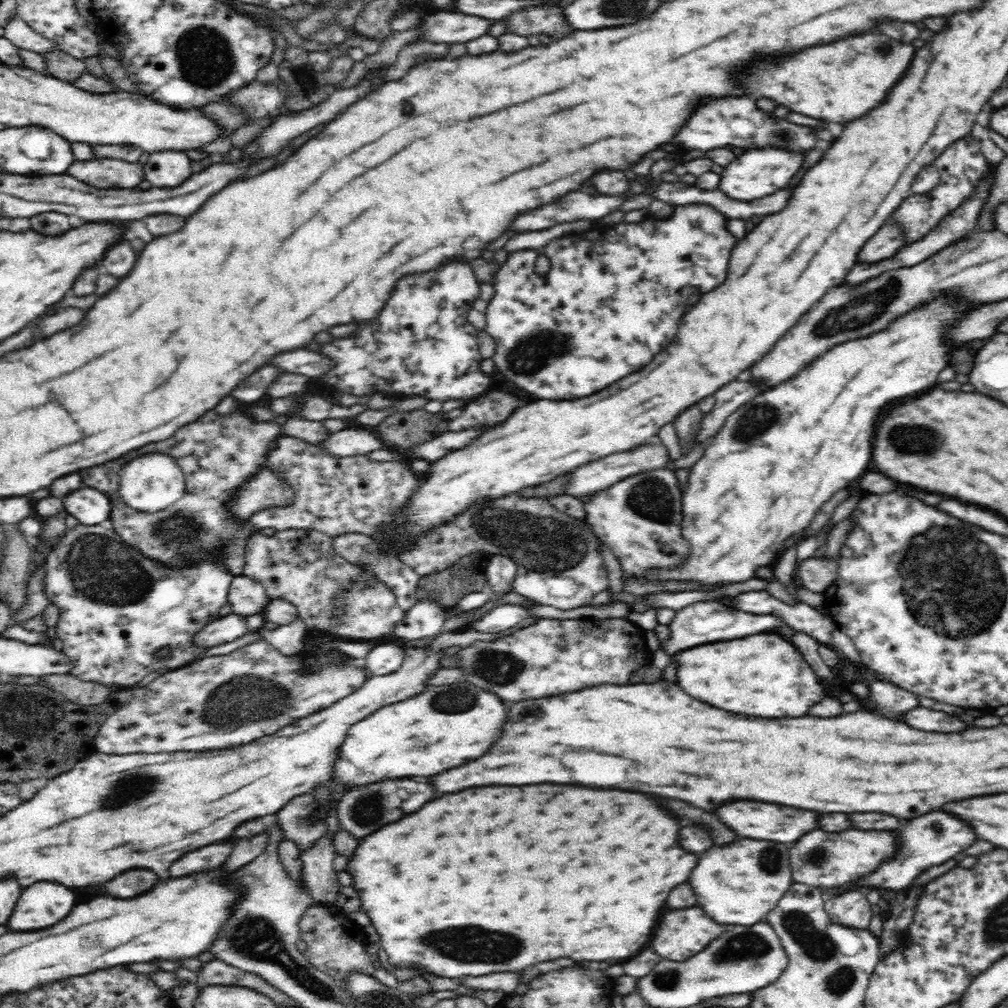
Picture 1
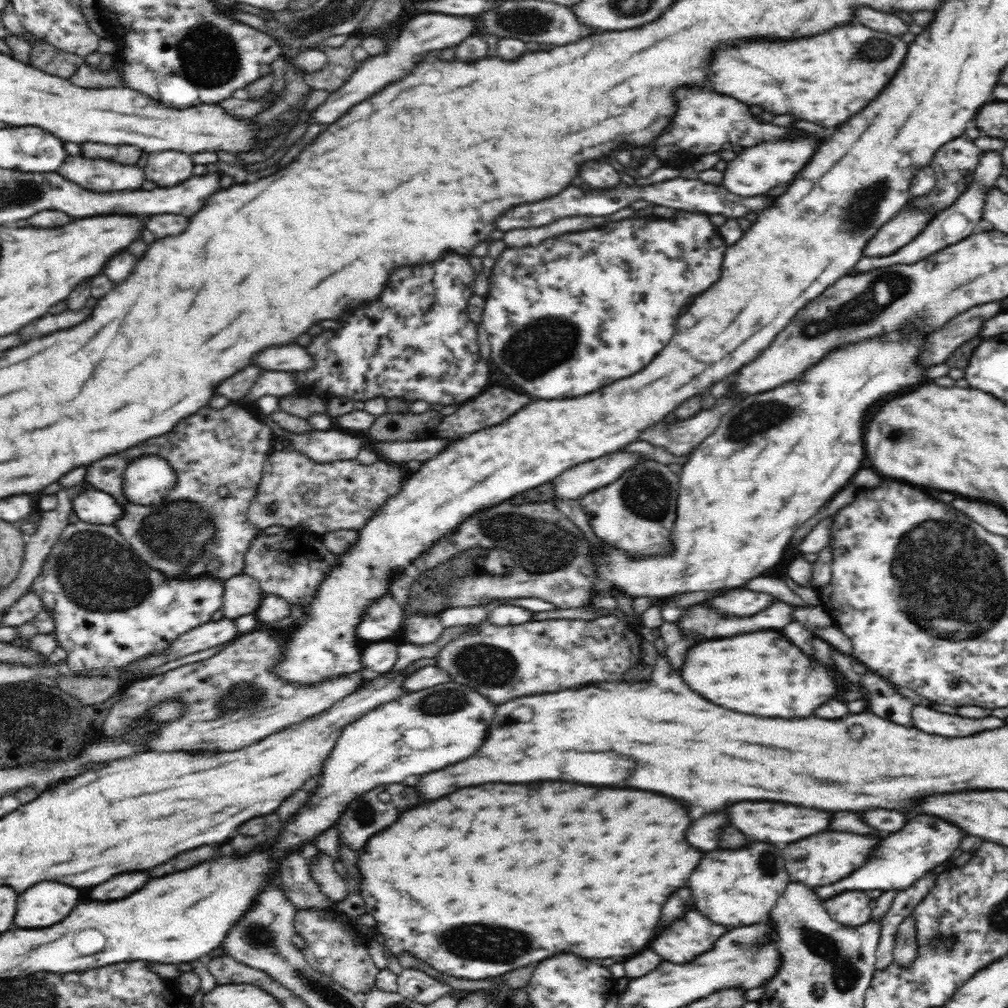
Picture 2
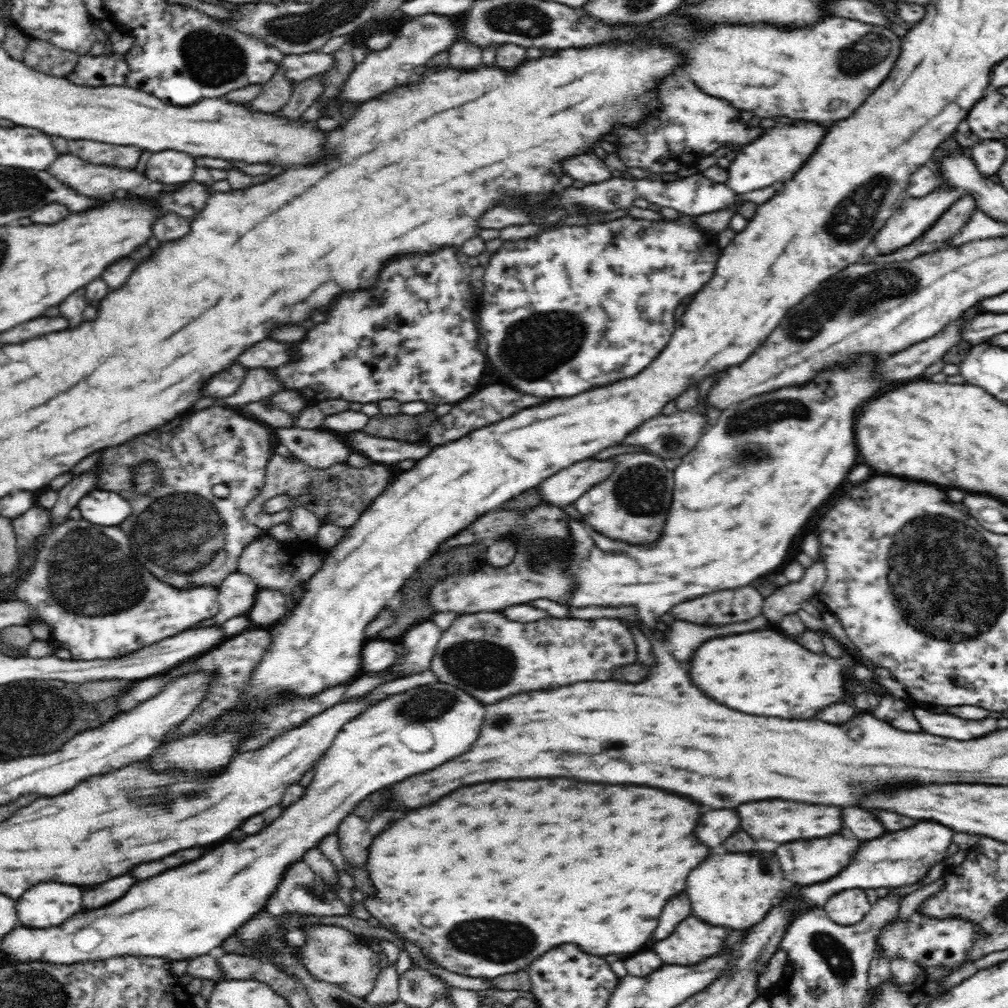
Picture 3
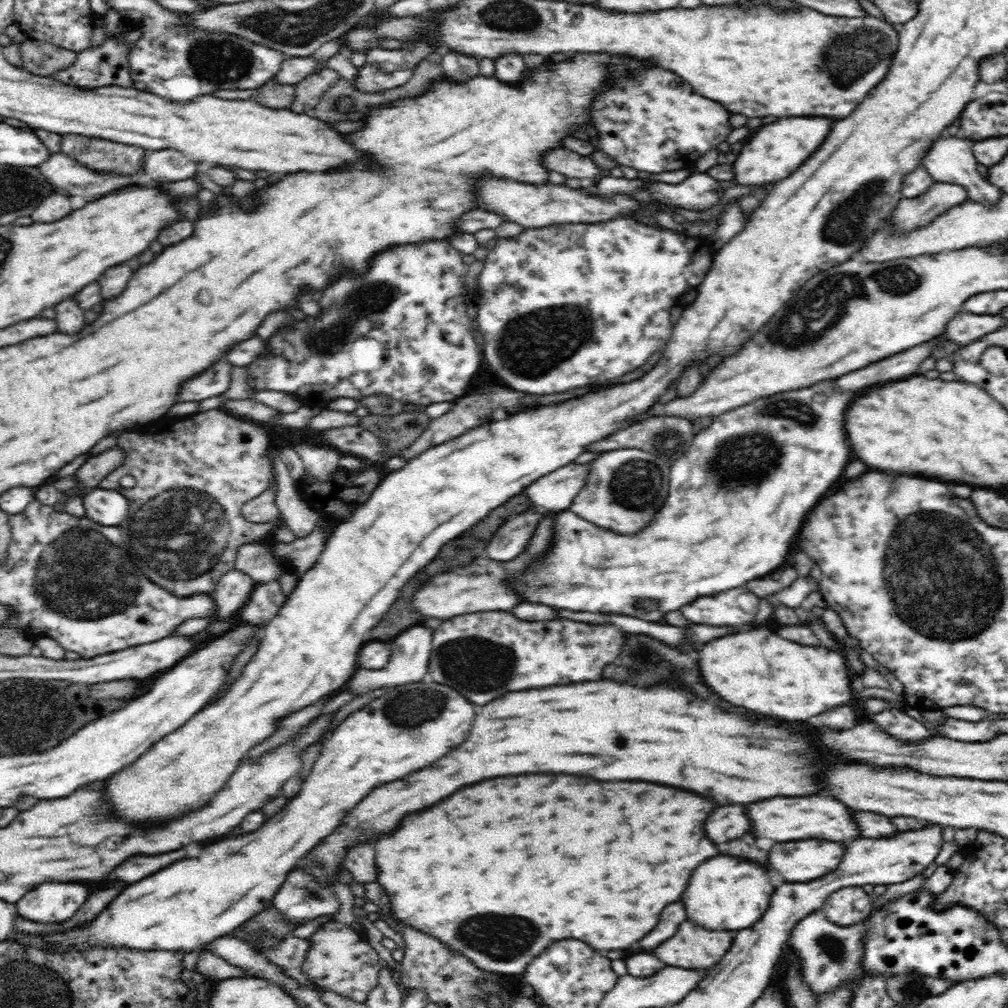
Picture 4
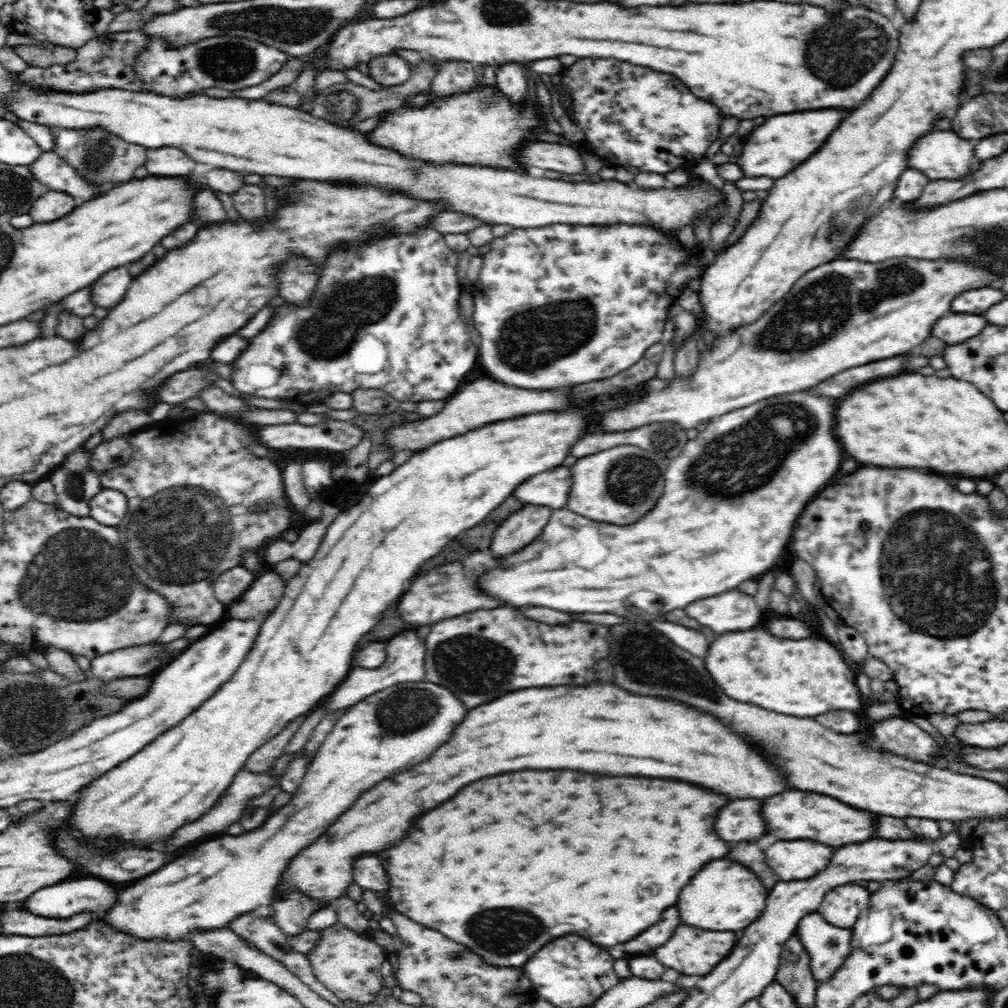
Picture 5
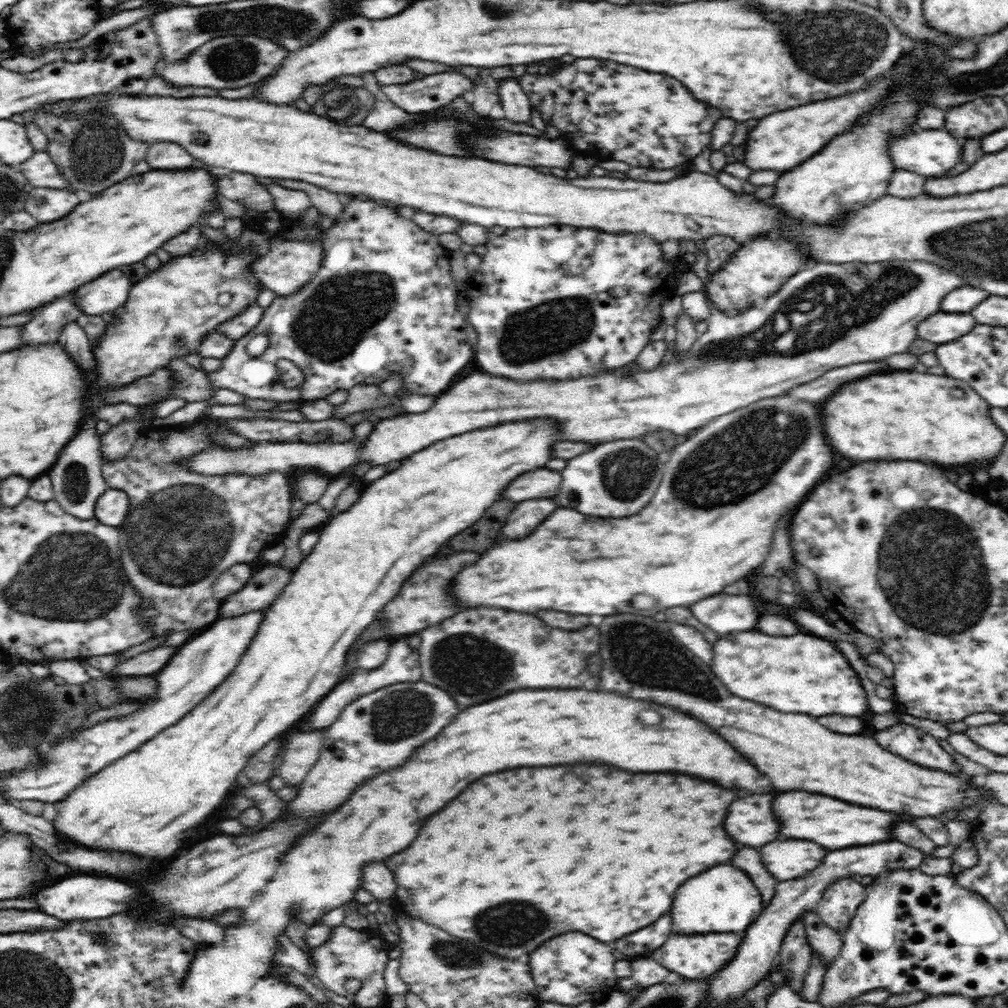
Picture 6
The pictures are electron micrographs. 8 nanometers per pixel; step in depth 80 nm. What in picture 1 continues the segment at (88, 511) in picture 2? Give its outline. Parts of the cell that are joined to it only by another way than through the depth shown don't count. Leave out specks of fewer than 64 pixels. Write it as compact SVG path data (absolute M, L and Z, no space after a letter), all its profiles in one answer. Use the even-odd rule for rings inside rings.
M80 488L62 498L66 514L77 518L84 526L108 524L110 499L94 488Z

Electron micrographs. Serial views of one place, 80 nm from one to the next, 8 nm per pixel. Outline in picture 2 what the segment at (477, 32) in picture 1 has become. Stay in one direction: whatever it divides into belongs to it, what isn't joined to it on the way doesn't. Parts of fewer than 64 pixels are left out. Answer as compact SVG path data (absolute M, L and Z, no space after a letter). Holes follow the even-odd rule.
M419 14L408 21L406 26L401 26L399 37L396 37L385 53L370 56L363 64L352 73L352 76L338 90L331 92L329 97L312 112L302 112L298 120L310 120L312 124L332 124L336 122L344 112L348 112L354 104L370 98L372 94L380 92L386 84L400 80L406 73L410 72L417 65L422 54L430 50L442 50L442 48L452 48L460 44L464 38L476 34L478 22L472 18L460 18L460 16L448 16L448 14Z

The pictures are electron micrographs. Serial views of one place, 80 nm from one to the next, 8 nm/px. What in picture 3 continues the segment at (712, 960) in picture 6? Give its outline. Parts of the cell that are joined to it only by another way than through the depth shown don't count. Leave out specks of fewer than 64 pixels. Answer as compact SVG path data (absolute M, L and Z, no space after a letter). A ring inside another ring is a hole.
M688 916L668 938L658 940L652 950L666 964L690 966L720 952L730 931L728 928L710 928L704 920Z

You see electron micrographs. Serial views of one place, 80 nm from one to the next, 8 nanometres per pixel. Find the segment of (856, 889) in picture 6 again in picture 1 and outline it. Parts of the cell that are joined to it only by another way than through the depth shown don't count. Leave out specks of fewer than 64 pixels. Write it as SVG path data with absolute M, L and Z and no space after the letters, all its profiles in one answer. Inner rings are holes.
M862 890L842 892L825 902L830 920L846 928L868 929L872 907Z

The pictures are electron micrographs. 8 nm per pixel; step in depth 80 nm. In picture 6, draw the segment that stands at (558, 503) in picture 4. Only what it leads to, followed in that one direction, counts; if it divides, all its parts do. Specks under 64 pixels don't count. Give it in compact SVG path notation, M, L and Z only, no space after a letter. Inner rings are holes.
M542 468L542 470L526 472L526 476L518 476L518 480L510 482L510 488L502 496L516 503L544 498L552 499L557 504L560 486L562 486L562 474L556 470Z

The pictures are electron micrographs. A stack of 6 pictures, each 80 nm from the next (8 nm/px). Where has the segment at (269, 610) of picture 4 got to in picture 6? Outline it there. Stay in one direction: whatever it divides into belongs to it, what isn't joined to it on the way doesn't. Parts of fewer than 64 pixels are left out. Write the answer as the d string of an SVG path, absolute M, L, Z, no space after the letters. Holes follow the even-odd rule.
M256 565L252 578L236 594L222 600L221 617L237 617L247 612L268 610L290 582L292 572L273 565Z

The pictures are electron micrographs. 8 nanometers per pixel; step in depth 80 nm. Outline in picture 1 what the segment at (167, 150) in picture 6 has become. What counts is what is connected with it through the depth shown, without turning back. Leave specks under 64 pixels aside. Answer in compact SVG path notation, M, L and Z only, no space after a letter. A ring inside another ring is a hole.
M154 152L144 164L144 172L154 188L174 188L190 178L190 158L184 152Z

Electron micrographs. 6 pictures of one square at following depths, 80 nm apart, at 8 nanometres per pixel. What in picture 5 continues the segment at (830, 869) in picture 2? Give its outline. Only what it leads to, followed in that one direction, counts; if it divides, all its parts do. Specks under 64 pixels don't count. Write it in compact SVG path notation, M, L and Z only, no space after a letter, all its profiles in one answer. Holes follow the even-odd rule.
M812 840L774 842L766 850L766 860L780 880L806 880L822 872L834 856L834 848Z

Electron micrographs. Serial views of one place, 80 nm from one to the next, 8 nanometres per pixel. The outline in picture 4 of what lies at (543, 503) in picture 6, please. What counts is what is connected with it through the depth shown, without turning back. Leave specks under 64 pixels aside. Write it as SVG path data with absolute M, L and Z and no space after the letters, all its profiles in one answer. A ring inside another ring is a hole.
M534 507L520 515L513 515L500 525L494 538L488 542L488 558L492 560L512 560L524 552L534 528L542 518L540 509Z

